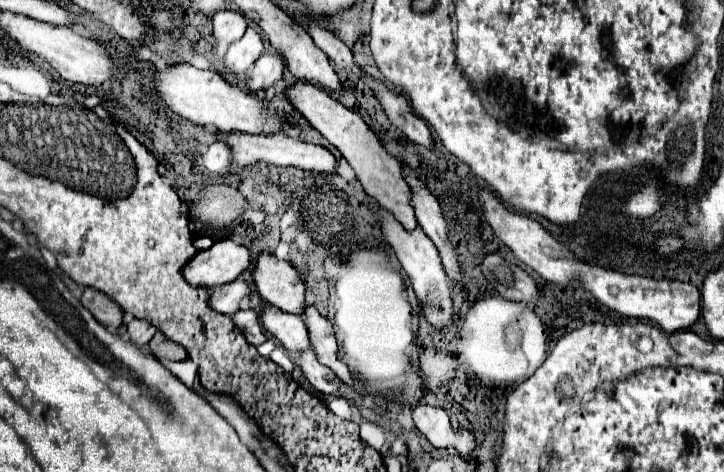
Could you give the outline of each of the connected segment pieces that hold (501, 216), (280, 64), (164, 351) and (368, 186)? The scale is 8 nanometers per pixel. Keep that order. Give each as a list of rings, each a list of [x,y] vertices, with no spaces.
[[[480,191],[480,203],[484,209],[486,221],[492,225],[494,233],[512,249],[512,253],[532,267],[538,275],[542,275],[550,283],[558,283],[564,287],[580,287],[596,301],[606,305],[608,309],[624,315],[624,317],[636,317],[636,319],[652,319],[656,321],[664,331],[672,333],[678,329],[688,329],[700,315],[700,291],[682,281],[672,279],[654,279],[654,277],[642,277],[642,275],[624,275],[618,271],[602,269],[598,265],[588,265],[580,261],[566,245],[562,245],[556,237],[552,237],[538,221],[518,215],[514,211],[506,211],[506,207],[494,199],[492,193]]]
[[[264,53],[254,63],[248,87],[250,91],[268,89],[282,79],[282,73],[284,73],[284,57],[280,53]]]
[[[158,331],[152,341],[150,341],[150,351],[156,359],[160,361],[184,361],[188,355],[186,355],[186,349],[178,343],[174,343],[172,339],[168,339],[162,331]]]
[[[298,81],[296,85],[288,85],[284,89],[284,95],[308,119],[308,123],[314,129],[318,129],[342,153],[342,157],[354,169],[366,195],[372,197],[382,209],[390,211],[396,217],[396,221],[404,225],[404,229],[414,231],[418,227],[418,221],[416,221],[416,213],[412,205],[412,189],[402,175],[402,163],[382,147],[374,131],[352,109],[344,107],[326,89],[318,85]]]

